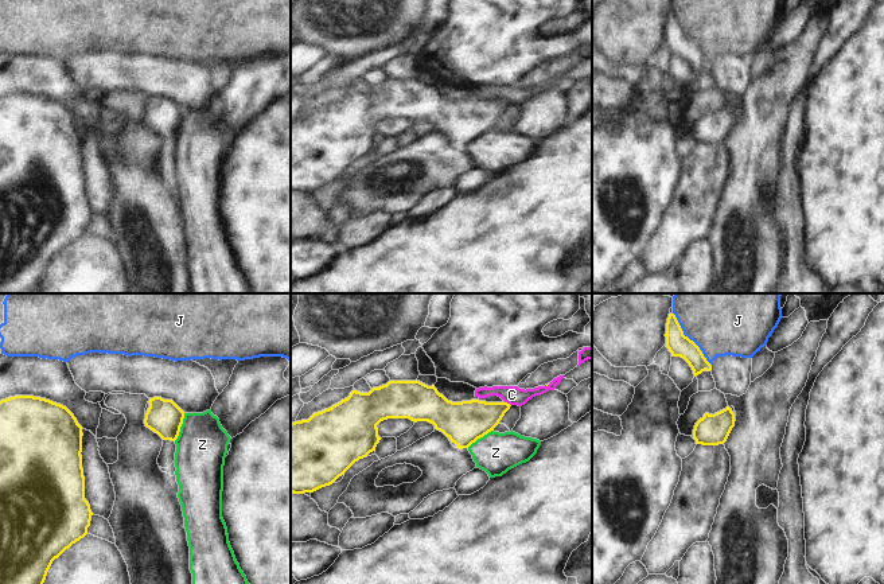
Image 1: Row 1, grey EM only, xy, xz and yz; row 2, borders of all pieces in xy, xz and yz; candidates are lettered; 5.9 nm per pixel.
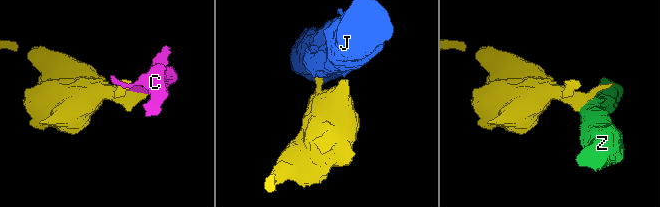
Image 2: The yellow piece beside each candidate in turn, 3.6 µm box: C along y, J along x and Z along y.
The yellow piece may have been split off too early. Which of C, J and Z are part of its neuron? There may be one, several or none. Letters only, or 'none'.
none

